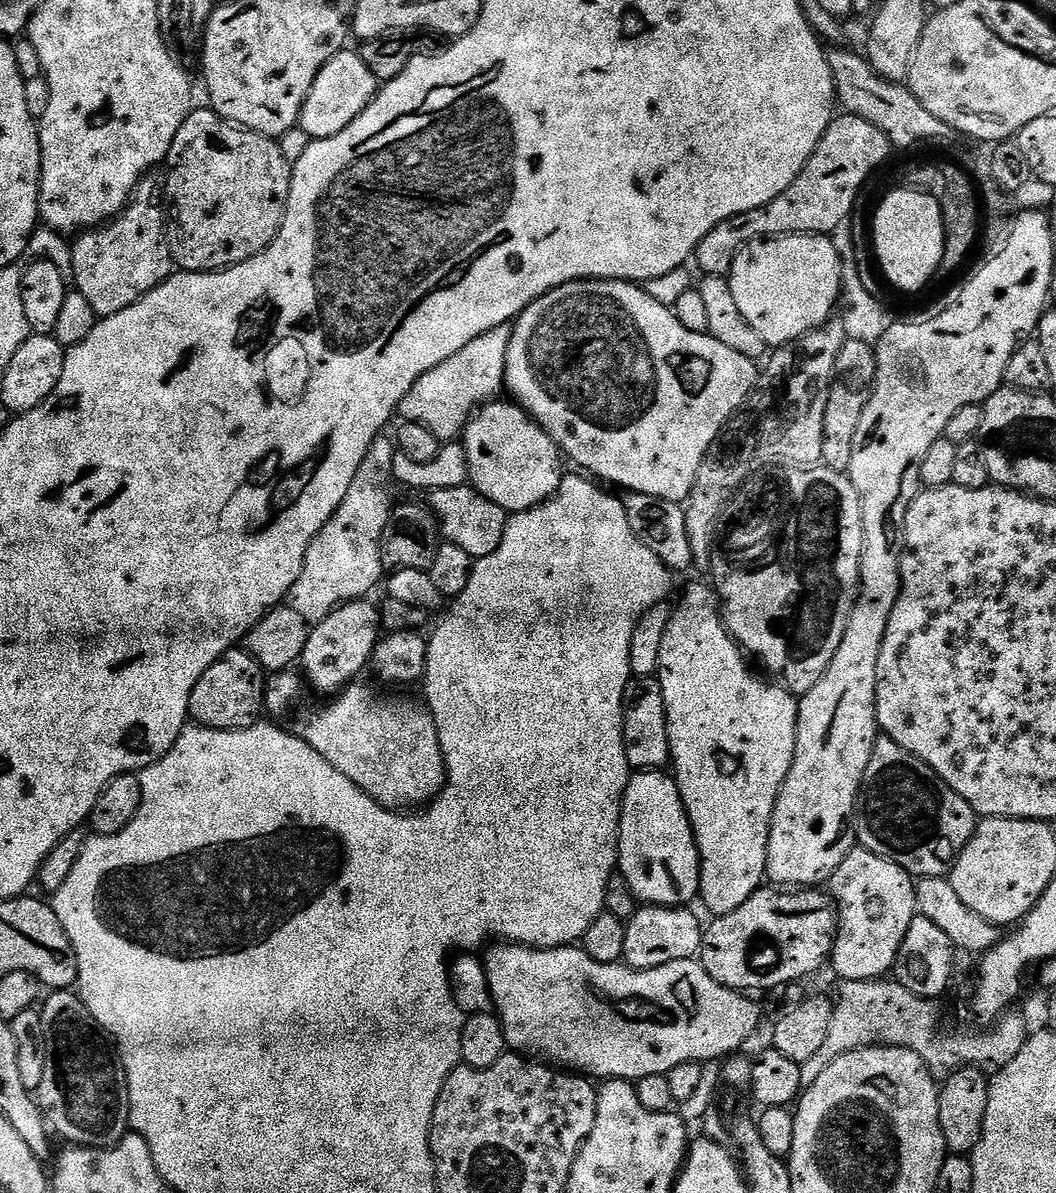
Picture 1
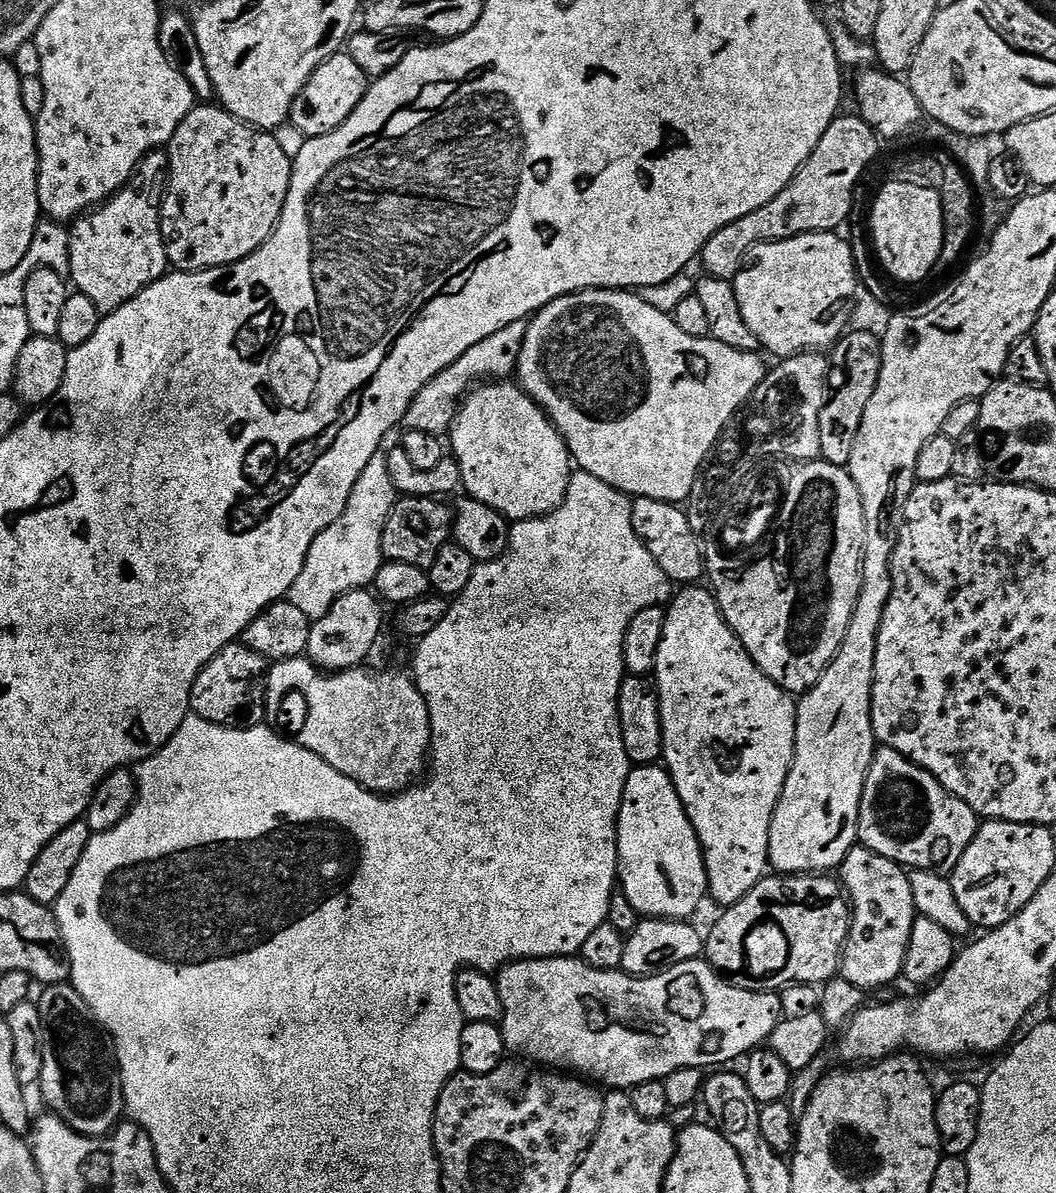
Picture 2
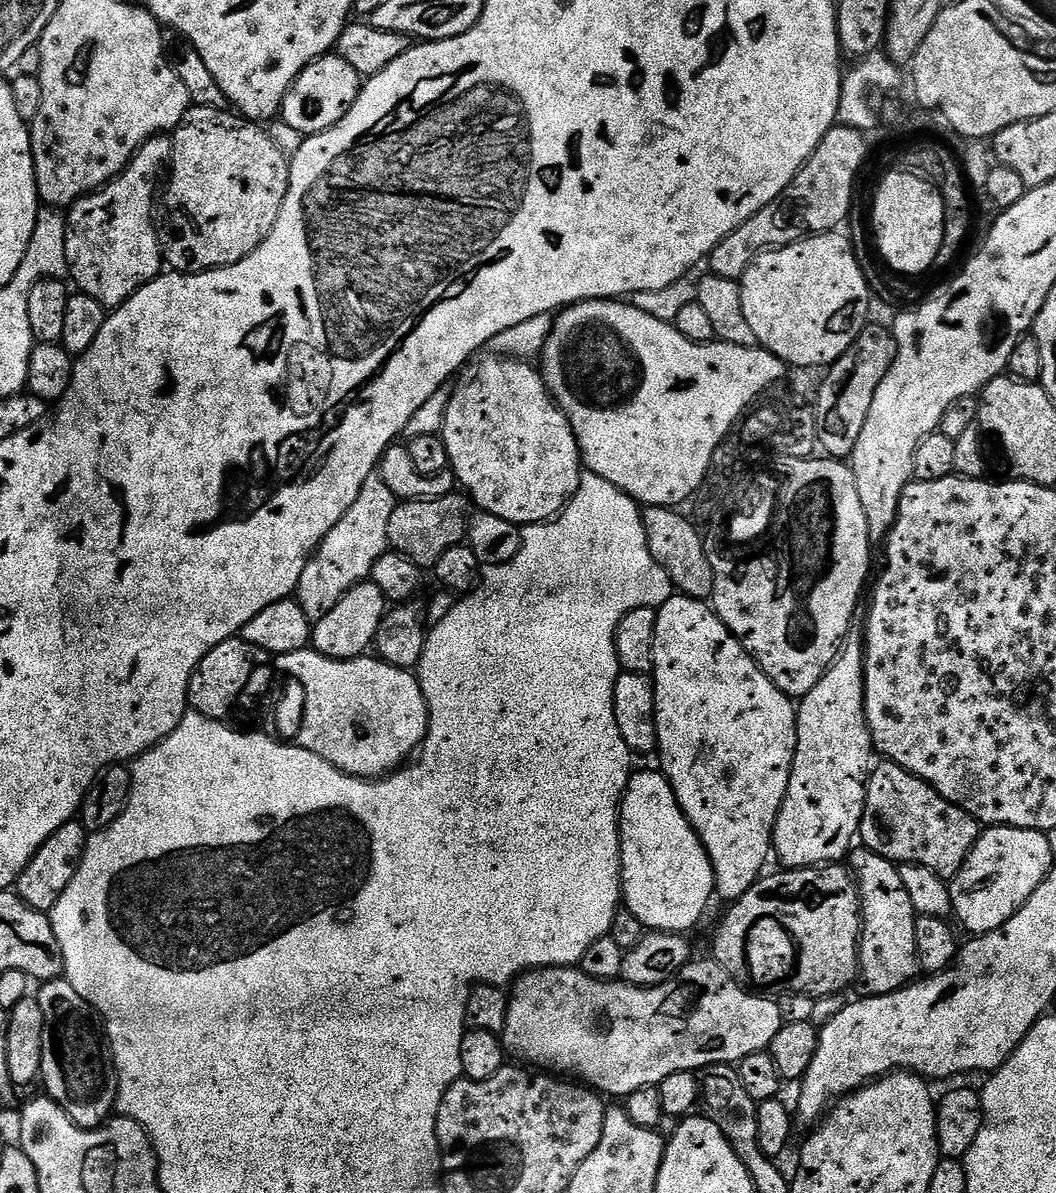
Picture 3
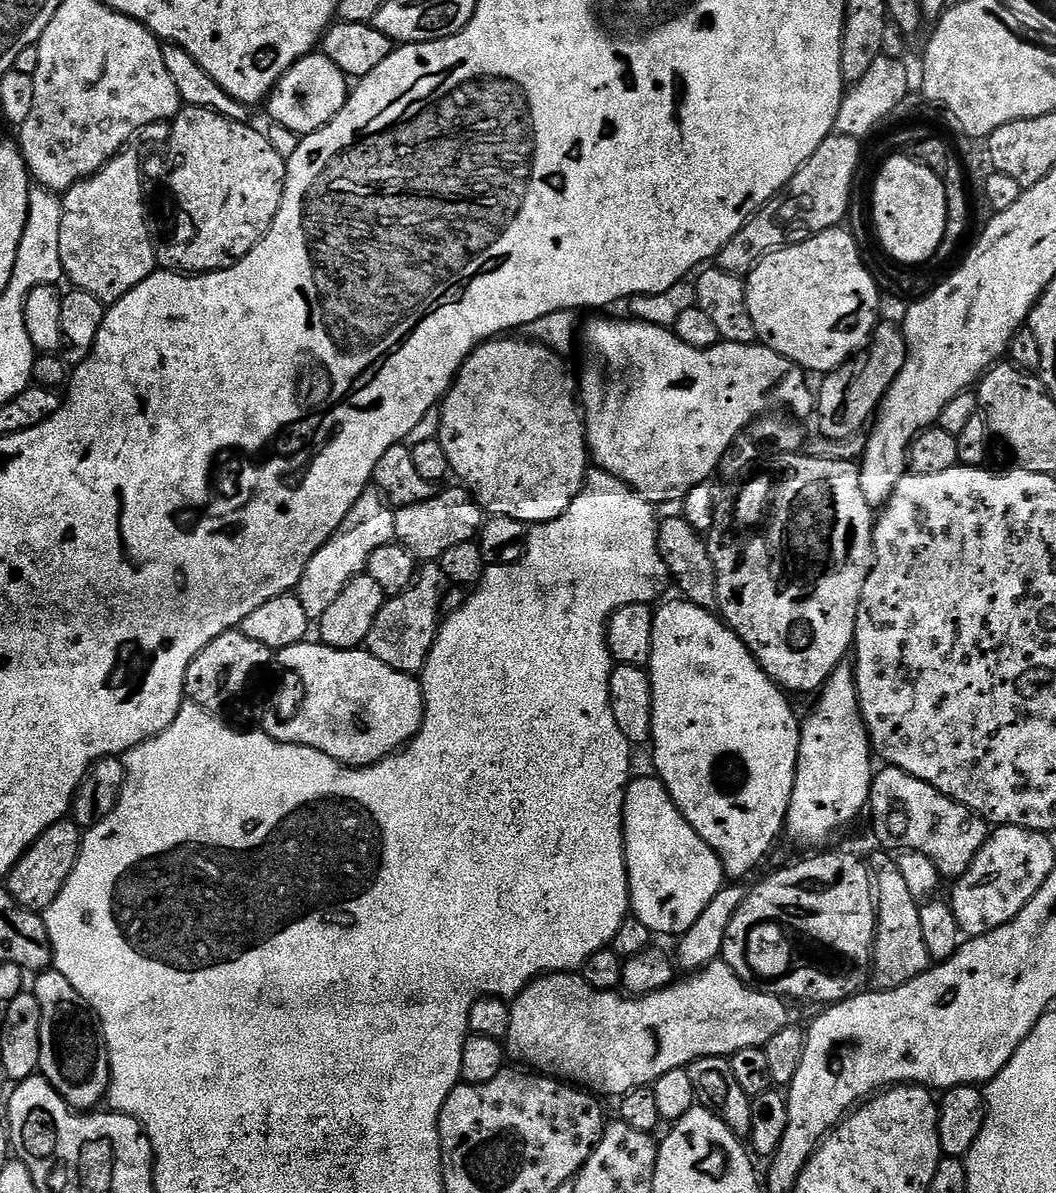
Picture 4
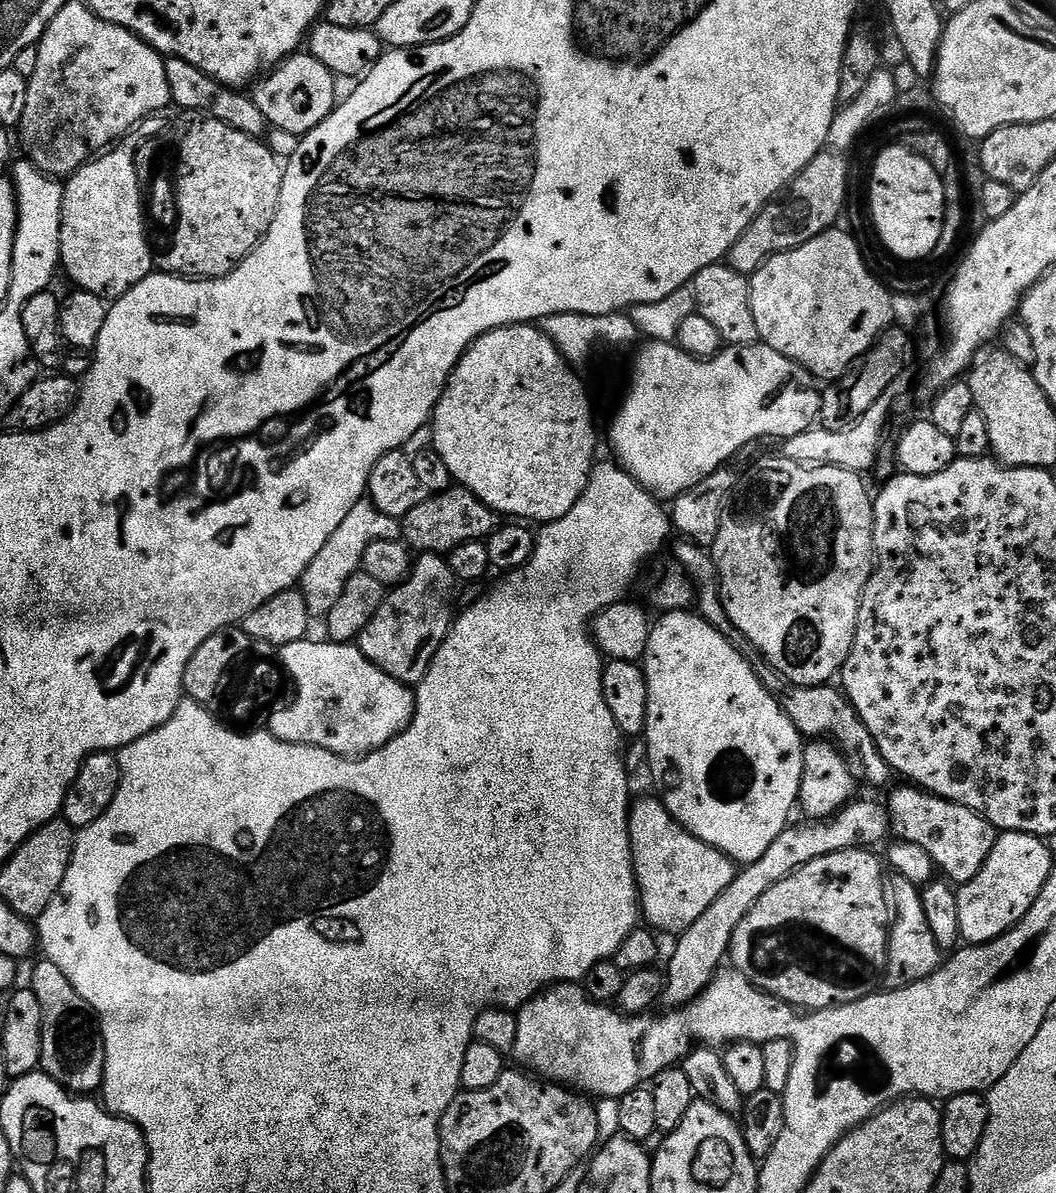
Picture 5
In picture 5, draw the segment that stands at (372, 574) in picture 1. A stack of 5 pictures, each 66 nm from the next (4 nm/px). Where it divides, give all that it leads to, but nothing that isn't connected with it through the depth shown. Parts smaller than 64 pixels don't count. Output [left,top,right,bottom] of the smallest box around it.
[298,498,402,618]

